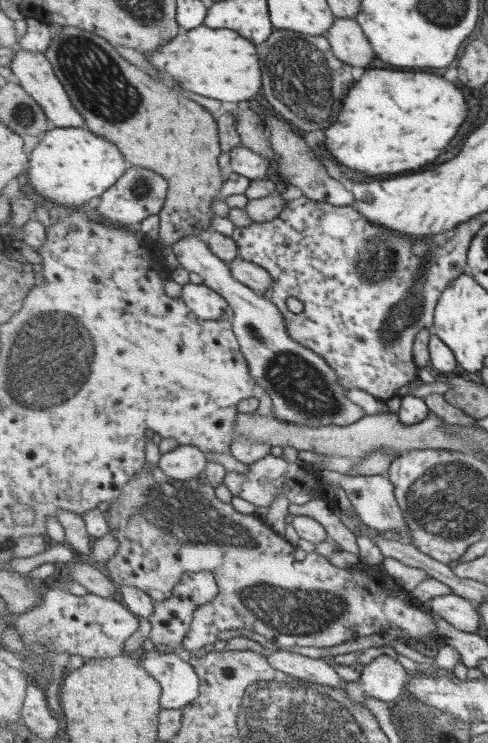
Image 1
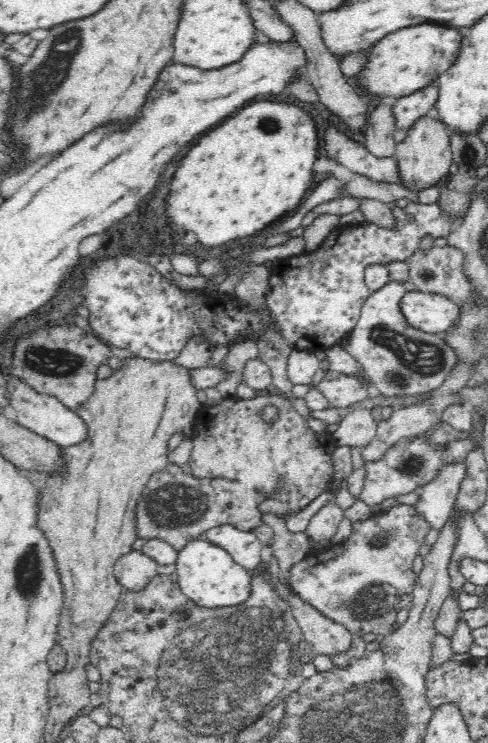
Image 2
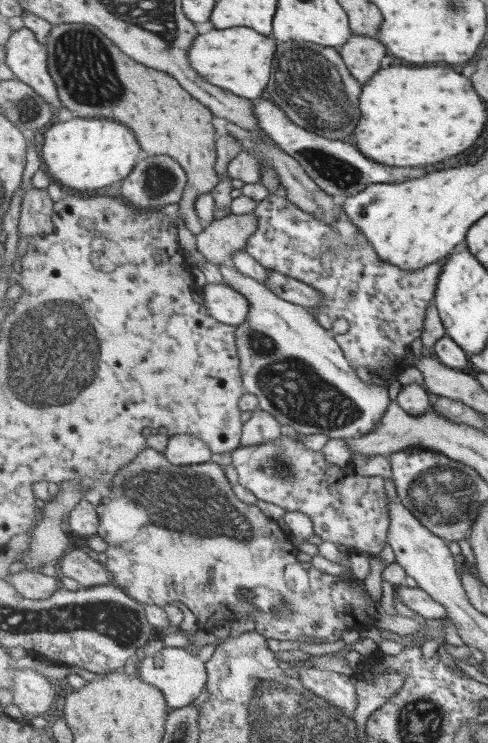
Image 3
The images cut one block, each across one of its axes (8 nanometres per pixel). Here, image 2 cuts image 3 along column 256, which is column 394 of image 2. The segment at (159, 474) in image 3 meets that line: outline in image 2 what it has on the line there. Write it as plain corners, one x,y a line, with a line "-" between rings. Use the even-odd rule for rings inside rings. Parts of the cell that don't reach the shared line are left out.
398,504
386,512
372,514
366,520
356,520
352,522
348,540
332,544
321,553
308,555
289,570
292,589
326,617
350,631
350,646
345,651
329,655
334,667
346,668
353,659
368,654
363,639
365,634
386,635
396,630
396,614
410,604
410,598
401,598
396,587
390,585
390,570
394,570
394,578
402,578
406,590
412,592
410,582
417,581
417,574
411,560
431,530
430,521
418,512
415,506

